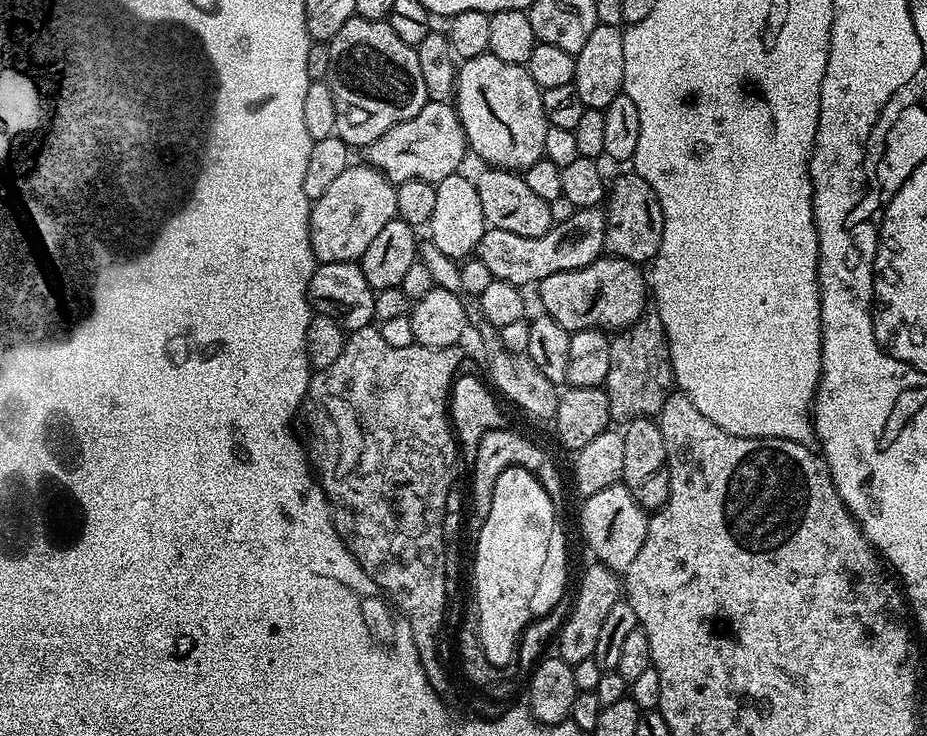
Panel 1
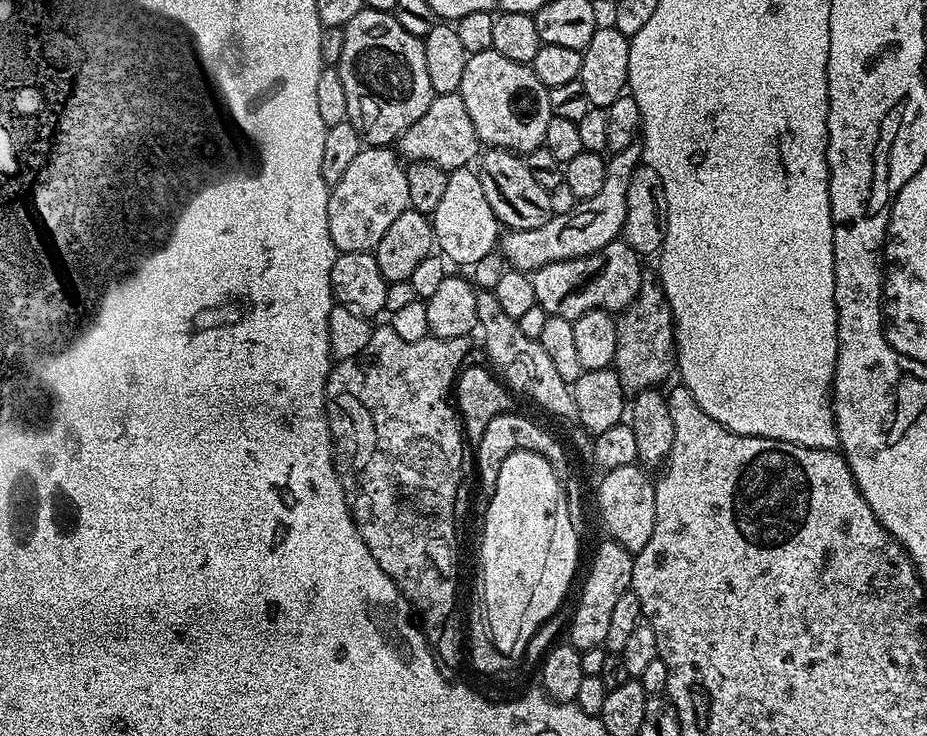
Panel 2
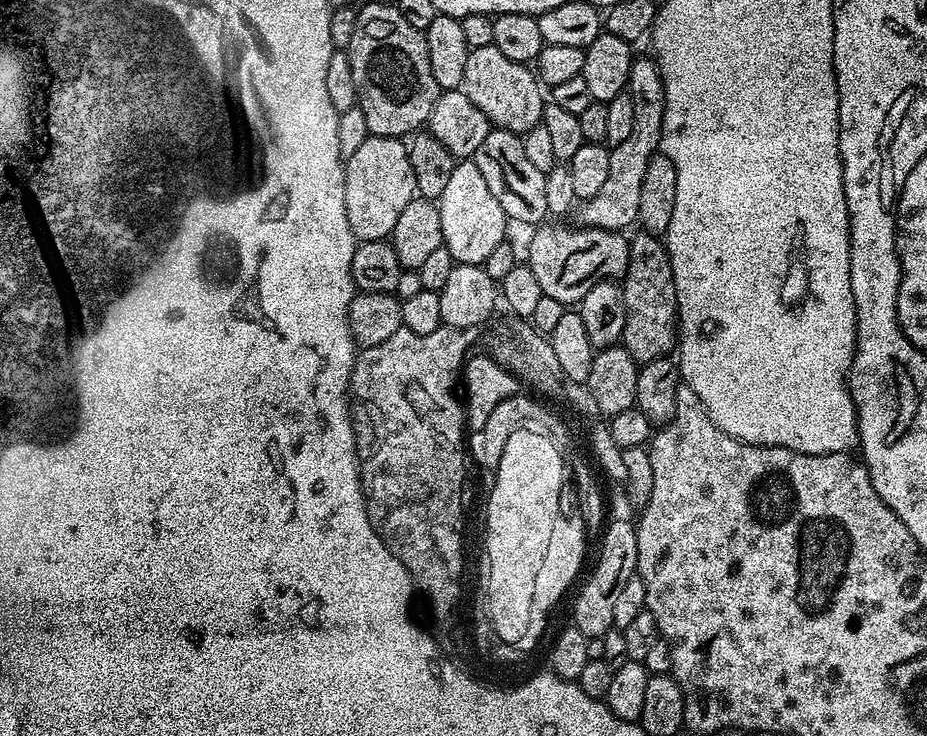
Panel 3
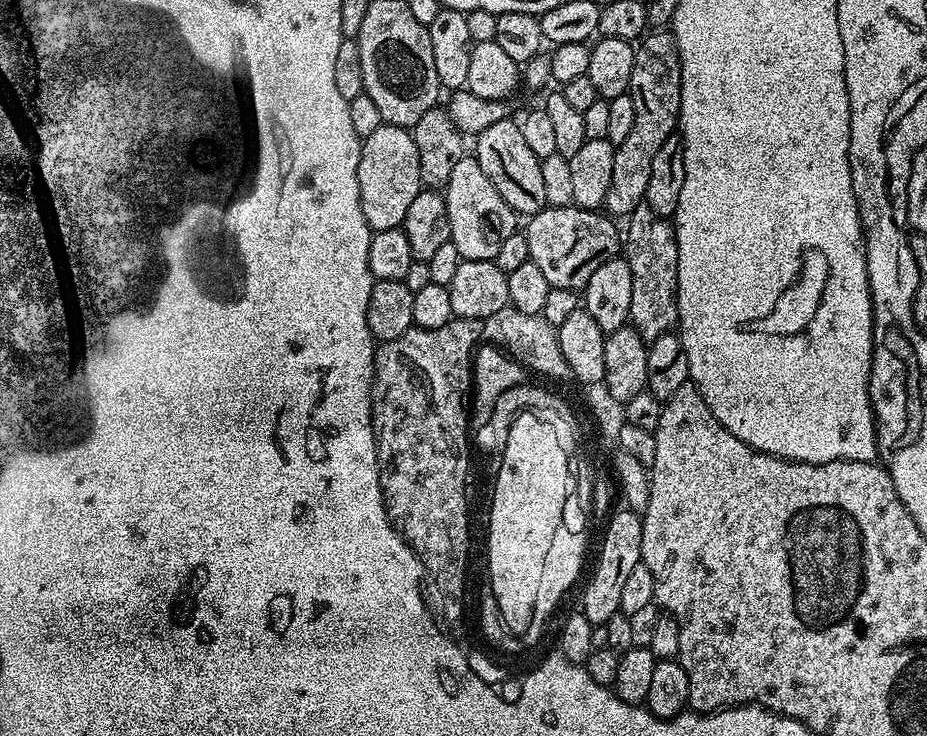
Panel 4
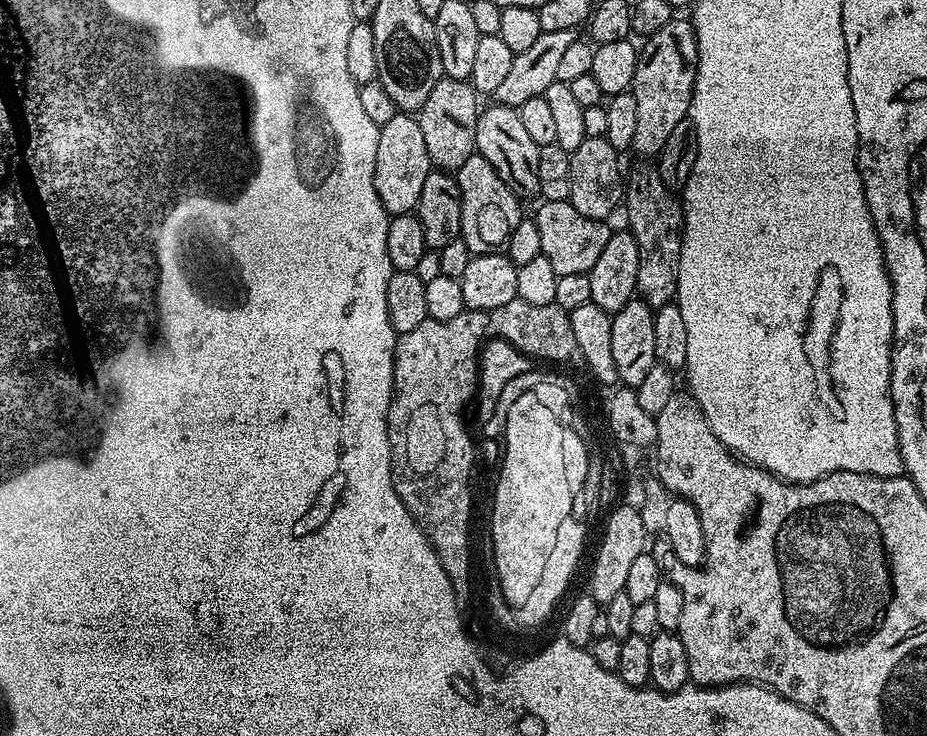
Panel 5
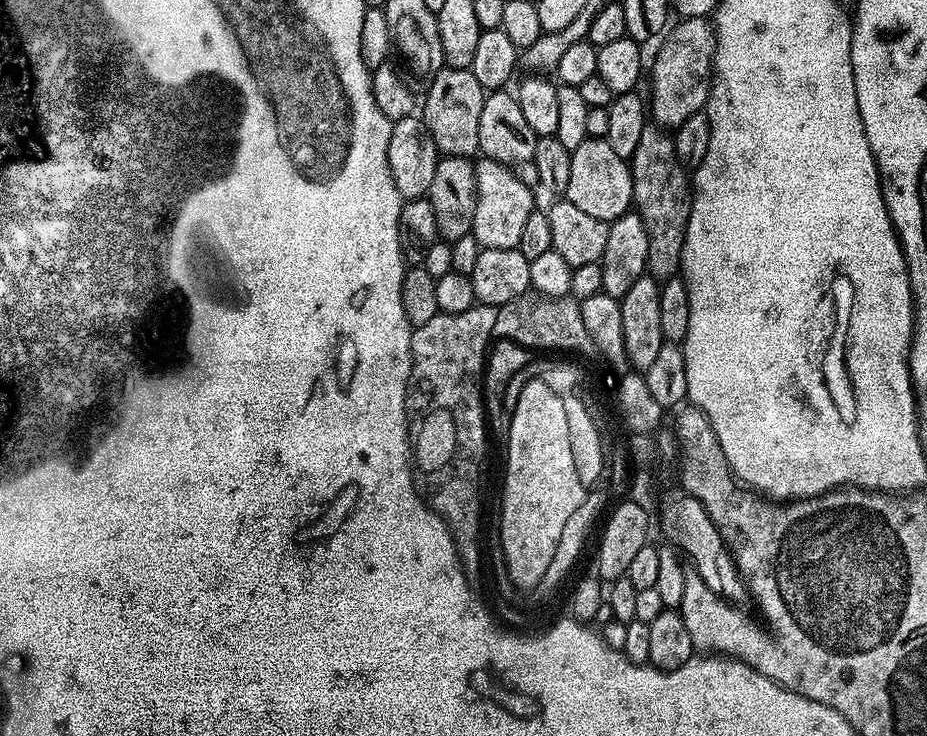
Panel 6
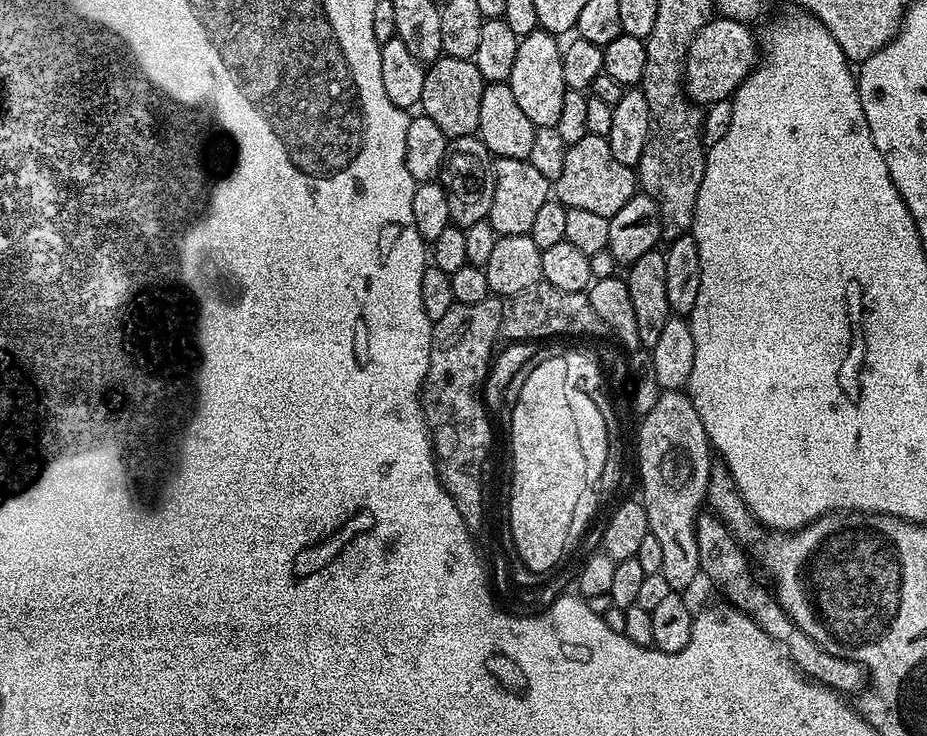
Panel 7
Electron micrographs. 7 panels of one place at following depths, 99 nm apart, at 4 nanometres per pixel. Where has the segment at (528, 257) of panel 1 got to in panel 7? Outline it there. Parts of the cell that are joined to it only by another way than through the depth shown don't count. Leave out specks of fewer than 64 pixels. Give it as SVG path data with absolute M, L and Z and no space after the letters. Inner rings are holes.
M713 18L698 30L698 34L690 42L688 56L684 59L684 91L688 99L701 106L714 105L719 100L727 100L735 92L736 87L751 74L758 63L758 40L752 37L753 29L737 20Z

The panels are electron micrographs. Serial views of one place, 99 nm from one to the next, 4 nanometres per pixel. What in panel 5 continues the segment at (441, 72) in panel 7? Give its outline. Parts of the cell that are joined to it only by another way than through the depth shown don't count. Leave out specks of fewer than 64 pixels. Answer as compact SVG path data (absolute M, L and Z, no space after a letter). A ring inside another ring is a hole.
M441 78L430 90L430 98L420 107L418 119L422 126L422 135L426 150L433 165L440 170L455 170L476 152L476 108L478 93L467 80Z

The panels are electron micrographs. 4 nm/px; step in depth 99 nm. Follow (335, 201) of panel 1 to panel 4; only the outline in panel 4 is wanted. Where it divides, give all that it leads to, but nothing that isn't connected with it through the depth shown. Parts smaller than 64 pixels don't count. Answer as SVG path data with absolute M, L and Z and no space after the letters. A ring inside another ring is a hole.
M381 122L374 134L363 137L358 162L358 190L360 205L366 222L373 232L399 228L406 218L406 210L422 191L418 146L407 128Z

